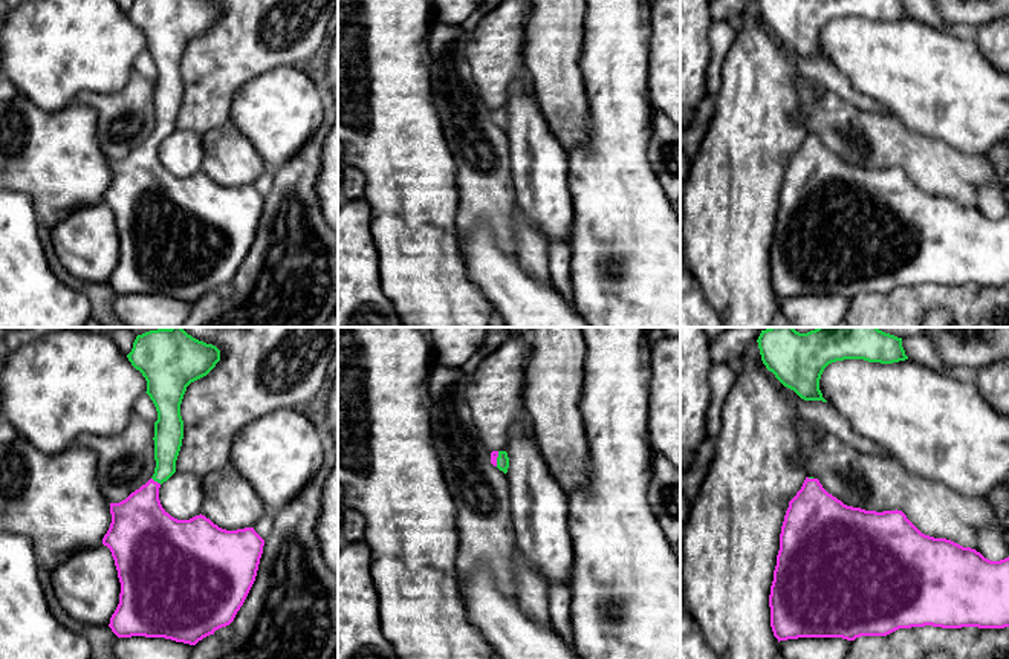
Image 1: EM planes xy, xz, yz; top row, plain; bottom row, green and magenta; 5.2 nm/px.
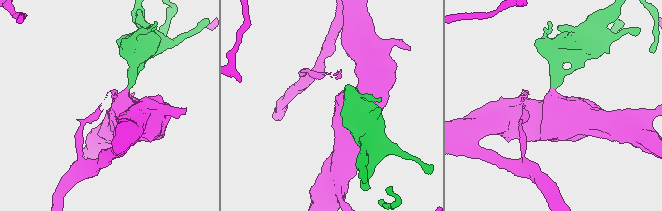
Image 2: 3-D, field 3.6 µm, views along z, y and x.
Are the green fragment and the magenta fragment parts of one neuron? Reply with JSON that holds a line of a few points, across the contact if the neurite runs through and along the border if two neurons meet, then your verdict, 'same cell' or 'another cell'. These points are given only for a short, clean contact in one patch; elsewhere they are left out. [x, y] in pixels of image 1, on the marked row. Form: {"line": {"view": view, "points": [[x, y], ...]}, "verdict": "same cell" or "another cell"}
{"line": {"view": "xy", "points": [[168, 435], [165, 468], [156, 480], [144, 502], [139, 525]]}, "verdict": "same cell"}

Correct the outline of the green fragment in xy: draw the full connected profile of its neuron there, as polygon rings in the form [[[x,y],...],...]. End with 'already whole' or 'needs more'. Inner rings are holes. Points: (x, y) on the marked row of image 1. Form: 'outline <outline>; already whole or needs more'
outline [[[170,327],[138,335],[127,358],[145,378],[145,393],[157,411],[153,437],[156,468],[153,477],[125,500],[110,503],[112,523],[102,544],[115,560],[121,593],[109,627],[118,638],[165,638],[196,645],[234,621],[255,581],[264,546],[254,528],[226,531],[202,514],[177,520],[159,500],[161,485],[176,472],[183,439],[180,404],[187,387],[216,367],[220,350],[182,327]]]; needs more

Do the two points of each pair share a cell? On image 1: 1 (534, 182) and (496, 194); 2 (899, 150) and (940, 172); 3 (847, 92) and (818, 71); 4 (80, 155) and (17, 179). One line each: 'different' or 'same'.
1: different
2: same
3: same
4: same

